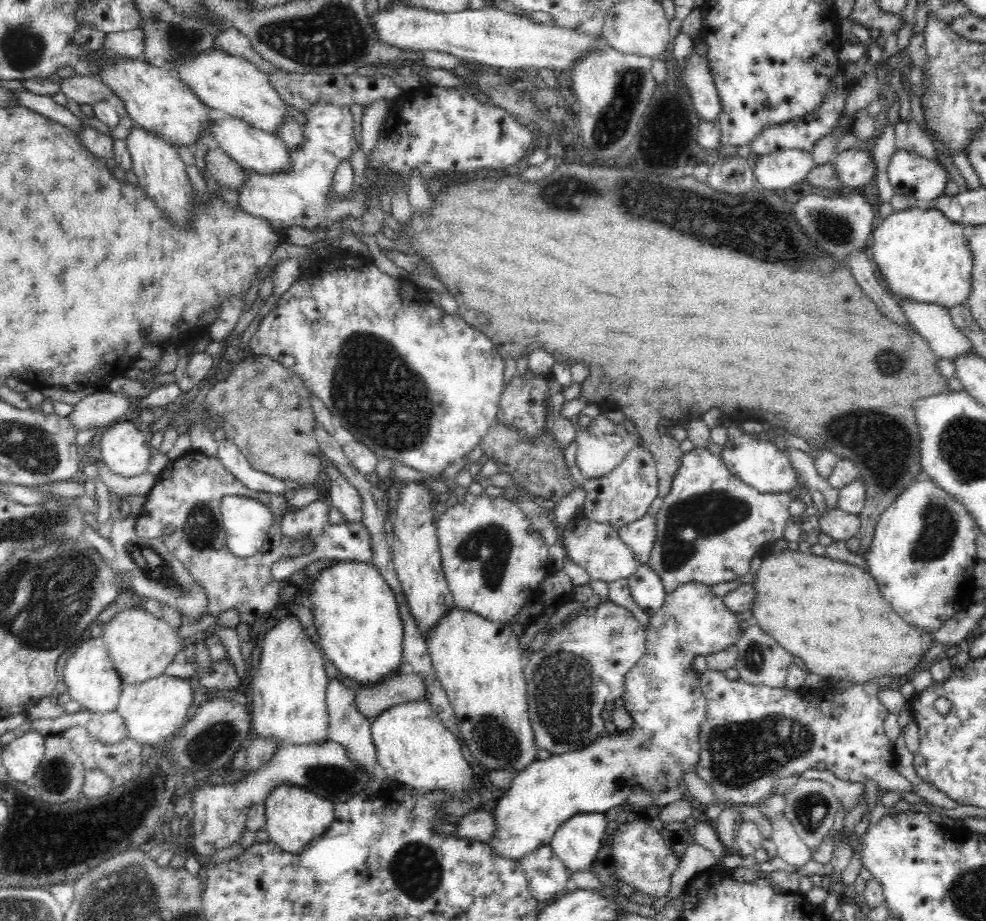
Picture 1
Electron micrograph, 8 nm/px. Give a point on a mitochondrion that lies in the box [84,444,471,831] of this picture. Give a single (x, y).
(152, 565)

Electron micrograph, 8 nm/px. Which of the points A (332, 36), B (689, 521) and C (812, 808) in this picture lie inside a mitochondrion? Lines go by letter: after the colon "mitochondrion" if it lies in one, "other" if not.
A: mitochondrion
B: mitochondrion
C: mitochondrion

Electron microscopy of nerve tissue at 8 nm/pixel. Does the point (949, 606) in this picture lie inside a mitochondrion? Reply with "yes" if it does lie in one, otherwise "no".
no

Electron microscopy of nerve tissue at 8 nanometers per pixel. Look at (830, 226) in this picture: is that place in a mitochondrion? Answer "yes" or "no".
yes

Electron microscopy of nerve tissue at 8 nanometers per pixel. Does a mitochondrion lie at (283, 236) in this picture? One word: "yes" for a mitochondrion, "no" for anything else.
no

